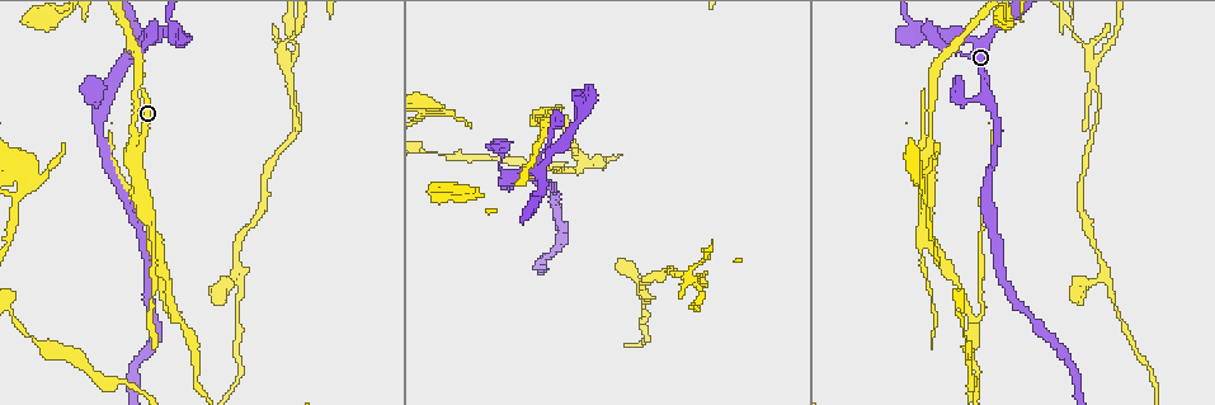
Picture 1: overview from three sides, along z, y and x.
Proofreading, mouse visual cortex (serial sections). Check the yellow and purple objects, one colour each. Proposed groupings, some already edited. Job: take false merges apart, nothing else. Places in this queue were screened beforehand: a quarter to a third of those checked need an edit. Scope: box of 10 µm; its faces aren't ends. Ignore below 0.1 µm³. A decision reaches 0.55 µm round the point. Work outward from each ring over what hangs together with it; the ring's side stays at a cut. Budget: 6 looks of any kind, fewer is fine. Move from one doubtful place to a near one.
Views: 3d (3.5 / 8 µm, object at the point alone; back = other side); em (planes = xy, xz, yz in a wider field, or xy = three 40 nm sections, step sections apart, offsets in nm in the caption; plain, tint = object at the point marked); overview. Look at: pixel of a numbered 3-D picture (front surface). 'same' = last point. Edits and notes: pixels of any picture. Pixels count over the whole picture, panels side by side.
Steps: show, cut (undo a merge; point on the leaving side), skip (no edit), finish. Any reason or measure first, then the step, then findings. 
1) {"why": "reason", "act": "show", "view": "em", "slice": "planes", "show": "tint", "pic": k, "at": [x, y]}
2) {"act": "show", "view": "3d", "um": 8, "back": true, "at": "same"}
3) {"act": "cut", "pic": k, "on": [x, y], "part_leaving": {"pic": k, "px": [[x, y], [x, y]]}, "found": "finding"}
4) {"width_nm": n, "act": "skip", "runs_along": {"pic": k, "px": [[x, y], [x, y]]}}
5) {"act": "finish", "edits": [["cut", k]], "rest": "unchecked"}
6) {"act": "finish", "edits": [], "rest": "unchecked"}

{"why": "a narrow waist", "act": "show", "view": "em", "slice": "xy", "step": 3, "show": "tint", "pic": 1, "at": [149, 225]}

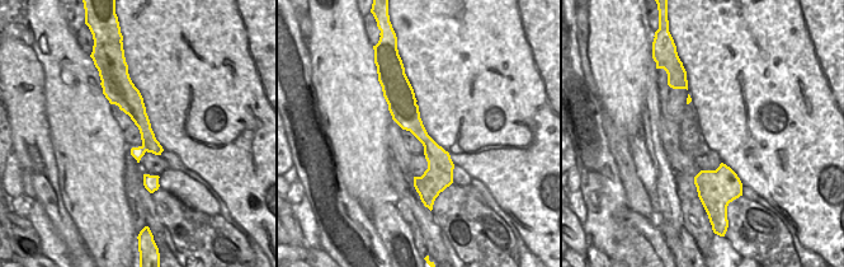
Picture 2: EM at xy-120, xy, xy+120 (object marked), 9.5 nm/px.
{"why": "see where the arms go", "act": "show", "view": "3d", "um": 3.5, "at": "same"}

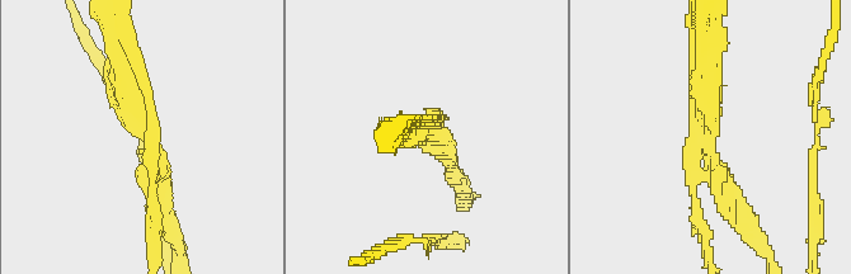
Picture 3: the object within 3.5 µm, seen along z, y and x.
{"act": "cut", "pic": 3, "on": [732, 220], "found": "two cells meet here"}

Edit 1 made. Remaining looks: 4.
{"why": "a narrow waist", "act": "show", "view": "3d", "um": 3.5, "pic": 1, "at": [578, 123]}

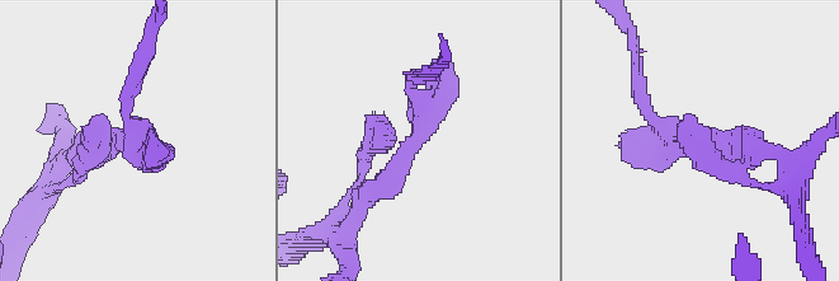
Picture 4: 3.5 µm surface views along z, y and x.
{"act": "show", "view": "em", "slice": "planes", "show": "plain", "pic": 4, "at": [416, 136]}

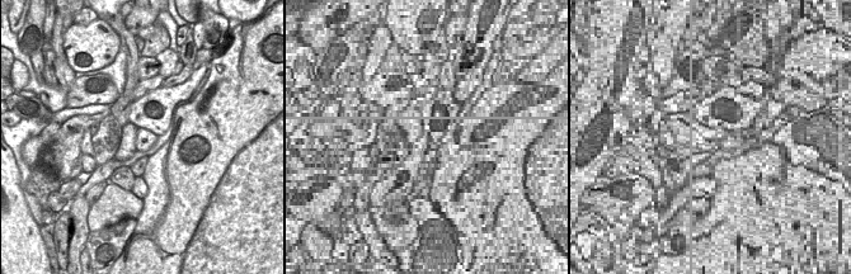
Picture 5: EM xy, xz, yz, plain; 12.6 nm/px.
{"why": "where the object lies", "act": "show", "view": "em", "slice": "planes", "show": "tint", "at": "same"}

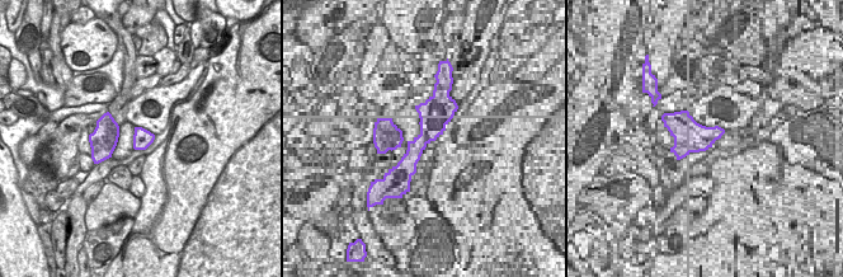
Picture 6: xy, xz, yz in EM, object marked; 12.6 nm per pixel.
{"act": "skip", "runs_along": {"pic": 4, "px": [[366, 197], [420, 132], [437, 64]]}, "found": "continuous, no second cell"}

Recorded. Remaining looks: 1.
{"act": "finish", "edits": [["cut", 3]], "rest": "unchecked"}

